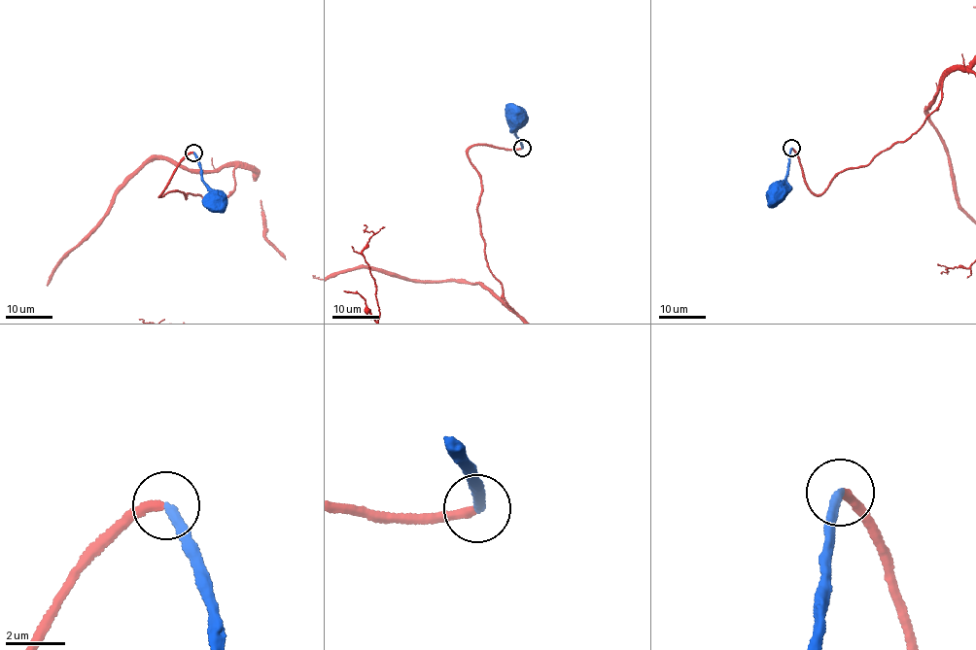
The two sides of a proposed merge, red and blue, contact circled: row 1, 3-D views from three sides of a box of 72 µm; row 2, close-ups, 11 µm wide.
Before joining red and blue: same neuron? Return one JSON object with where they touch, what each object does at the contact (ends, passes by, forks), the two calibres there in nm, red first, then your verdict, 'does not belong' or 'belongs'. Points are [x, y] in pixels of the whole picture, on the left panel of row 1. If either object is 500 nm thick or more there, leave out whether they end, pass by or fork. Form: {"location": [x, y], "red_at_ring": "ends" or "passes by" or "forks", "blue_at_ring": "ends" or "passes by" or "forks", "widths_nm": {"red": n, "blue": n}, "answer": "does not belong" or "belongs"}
{"location": [193, 153], "red_at_ring": "ends", "blue_at_ring": "ends", "widths_nm": {"red": 320, "blue": 280}, "answer": "belongs"}

